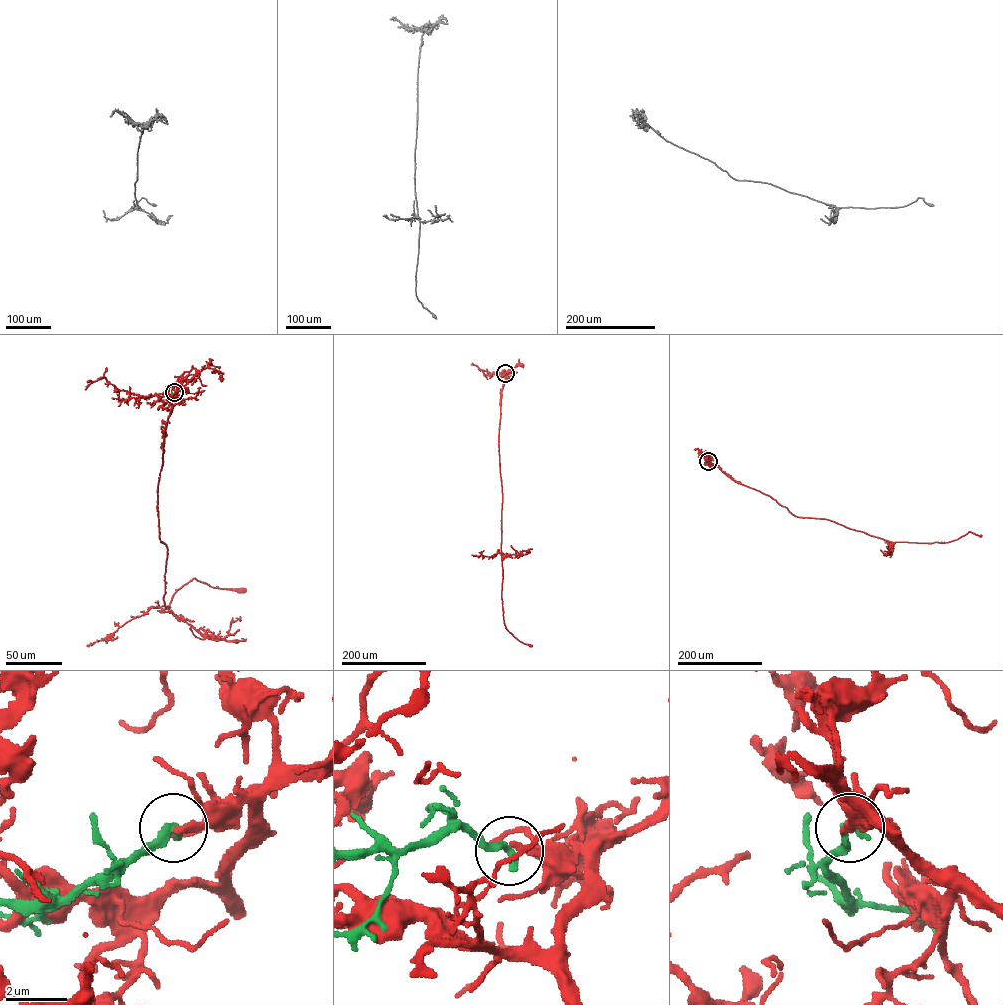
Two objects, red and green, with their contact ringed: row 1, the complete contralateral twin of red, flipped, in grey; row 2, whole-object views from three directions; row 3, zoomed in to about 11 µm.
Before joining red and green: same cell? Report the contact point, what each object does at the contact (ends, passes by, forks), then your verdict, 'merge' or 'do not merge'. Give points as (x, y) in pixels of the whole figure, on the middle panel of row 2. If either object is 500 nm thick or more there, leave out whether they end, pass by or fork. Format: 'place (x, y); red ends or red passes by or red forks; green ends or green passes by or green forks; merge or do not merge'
place (505, 373); red ends; green ends; do not merge

